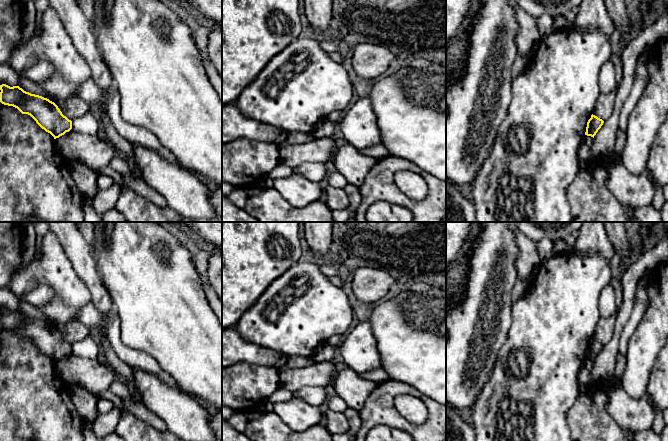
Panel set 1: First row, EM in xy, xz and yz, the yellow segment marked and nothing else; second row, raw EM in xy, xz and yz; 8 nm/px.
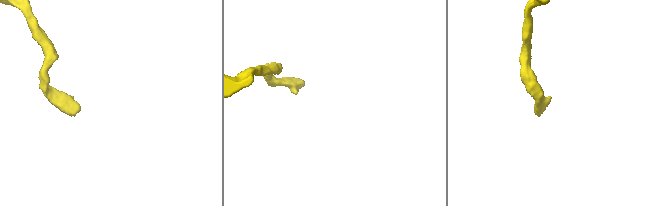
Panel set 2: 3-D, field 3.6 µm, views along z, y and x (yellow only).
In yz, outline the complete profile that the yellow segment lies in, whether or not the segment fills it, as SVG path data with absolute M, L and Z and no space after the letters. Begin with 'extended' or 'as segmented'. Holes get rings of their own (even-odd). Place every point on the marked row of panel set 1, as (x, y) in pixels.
as segmented; M591 115L591 118L587 122L586 132L585 135L591 136L594 138L598 130L603 125L604 121L600 118L598 118L595 115Z

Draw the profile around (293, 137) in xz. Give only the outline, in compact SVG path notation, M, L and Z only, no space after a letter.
M297 131L287 132L286 142L292 145L303 144L311 141L313 136L311 133L302 133Z

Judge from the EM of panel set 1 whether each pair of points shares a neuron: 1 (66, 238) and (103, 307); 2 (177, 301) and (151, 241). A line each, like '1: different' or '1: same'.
1: same
2: same

